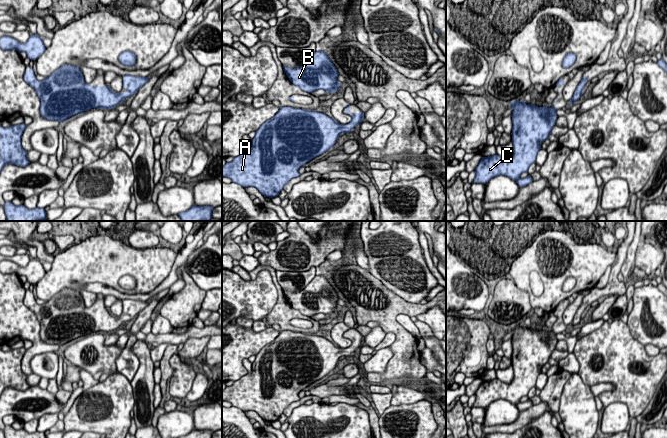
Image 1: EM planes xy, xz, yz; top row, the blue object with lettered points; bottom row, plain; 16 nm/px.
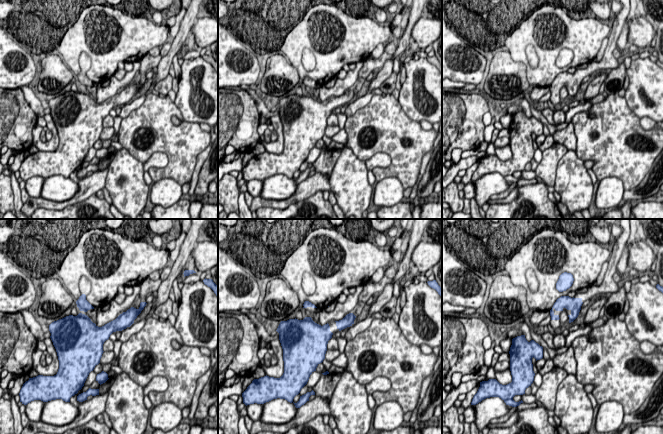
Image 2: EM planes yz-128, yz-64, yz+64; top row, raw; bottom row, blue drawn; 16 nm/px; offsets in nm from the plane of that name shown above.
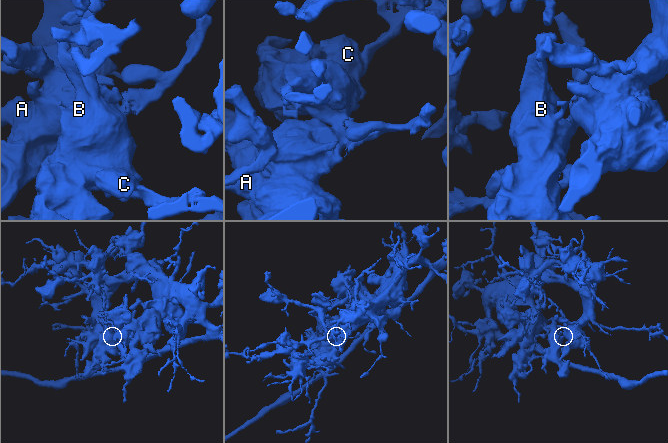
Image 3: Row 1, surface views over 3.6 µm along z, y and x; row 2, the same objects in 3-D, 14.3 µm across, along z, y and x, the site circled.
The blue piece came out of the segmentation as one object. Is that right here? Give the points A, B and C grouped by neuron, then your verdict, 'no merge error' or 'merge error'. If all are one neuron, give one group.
A / B C; merge error

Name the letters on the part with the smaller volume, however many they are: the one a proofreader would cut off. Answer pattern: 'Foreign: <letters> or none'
Foreign: B, C

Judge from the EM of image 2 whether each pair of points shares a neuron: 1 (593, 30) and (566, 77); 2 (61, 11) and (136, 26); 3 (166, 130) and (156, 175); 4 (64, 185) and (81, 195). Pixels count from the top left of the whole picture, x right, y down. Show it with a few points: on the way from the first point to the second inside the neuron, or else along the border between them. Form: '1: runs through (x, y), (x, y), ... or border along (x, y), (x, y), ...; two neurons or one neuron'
1: border along (566, 71), (561, 71), (549, 86); two neurons
2: border along (76, 21), (61, 40); two neurons
3: runs through (172, 142), (172, 164), (168, 168); one neuron
4: border along (78, 184), (78, 190), (69, 199), (55, 201); two neurons

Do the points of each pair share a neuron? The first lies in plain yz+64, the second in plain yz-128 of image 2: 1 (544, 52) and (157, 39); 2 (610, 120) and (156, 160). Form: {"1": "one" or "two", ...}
{"1": "one", "2": "two"}

